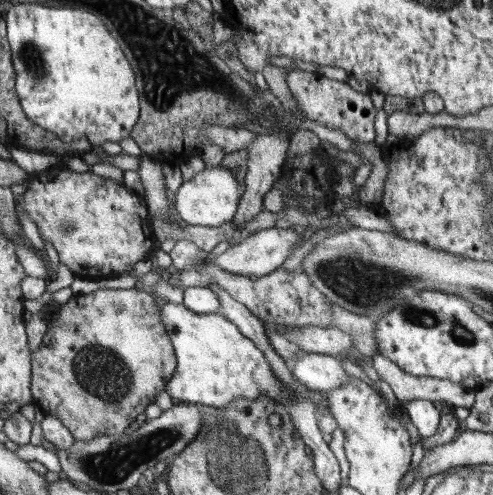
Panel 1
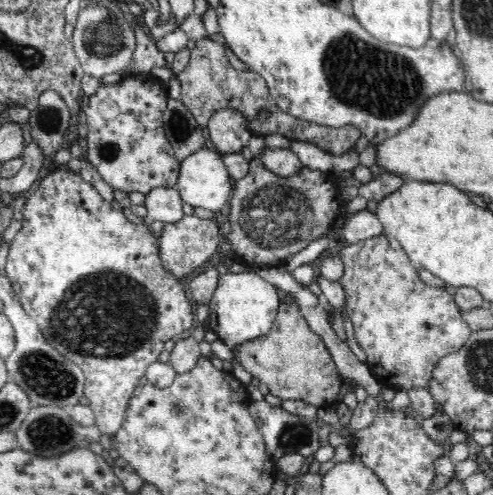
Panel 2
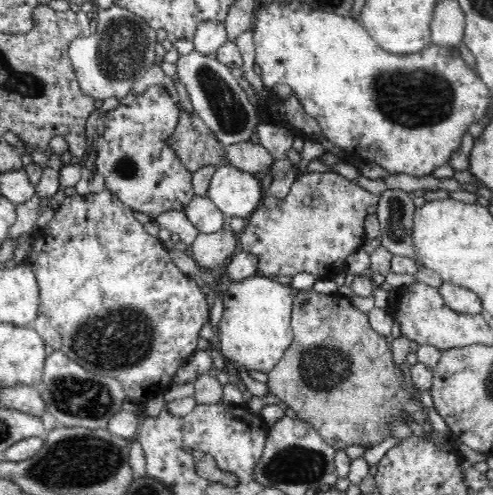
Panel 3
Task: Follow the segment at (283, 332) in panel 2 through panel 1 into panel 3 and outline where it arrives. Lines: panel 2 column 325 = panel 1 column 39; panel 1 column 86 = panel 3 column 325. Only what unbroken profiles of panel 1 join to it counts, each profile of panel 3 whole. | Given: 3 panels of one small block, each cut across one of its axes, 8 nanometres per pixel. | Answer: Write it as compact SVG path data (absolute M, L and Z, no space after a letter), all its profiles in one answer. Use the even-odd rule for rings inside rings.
M314 288L294 292L292 328L292 348L268 374L268 388L276 398L280 398L280 402L296 412L296 420L314 426L328 444L342 450L362 444L368 450L370 446L390 438L388 428L392 428L394 422L404 422L406 416L412 416L412 420L420 426L424 422L430 422L430 414L424 404L408 392L408 380L394 362L390 340L382 338L370 328L368 316L354 308L350 298L344 298L340 294L318 294L314 292Z

